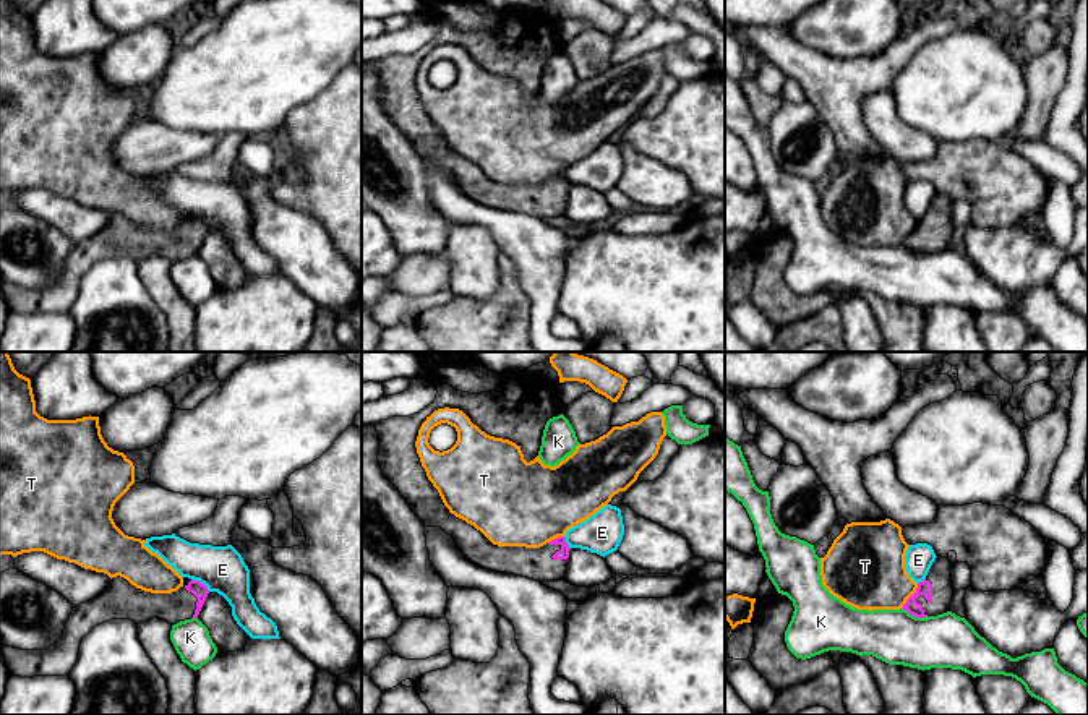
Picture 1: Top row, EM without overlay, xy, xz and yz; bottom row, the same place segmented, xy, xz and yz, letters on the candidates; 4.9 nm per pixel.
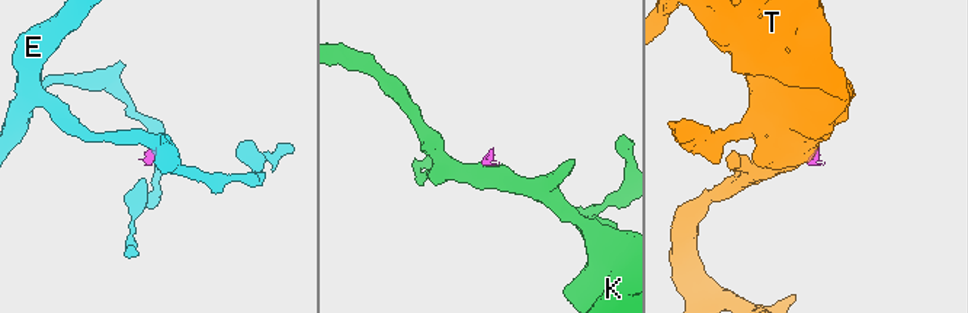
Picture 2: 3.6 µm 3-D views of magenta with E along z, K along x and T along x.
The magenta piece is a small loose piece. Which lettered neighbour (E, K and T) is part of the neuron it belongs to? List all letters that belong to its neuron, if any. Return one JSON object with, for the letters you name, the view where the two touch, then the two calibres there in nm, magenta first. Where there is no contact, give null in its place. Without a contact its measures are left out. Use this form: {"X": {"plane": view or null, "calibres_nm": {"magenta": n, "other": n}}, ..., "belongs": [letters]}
{"belongs": []}

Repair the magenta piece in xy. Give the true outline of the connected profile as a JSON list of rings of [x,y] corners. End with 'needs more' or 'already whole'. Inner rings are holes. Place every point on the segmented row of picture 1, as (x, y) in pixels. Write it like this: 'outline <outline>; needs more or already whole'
outline [[[112,577],[96,598],[73,606],[63,636],[44,650],[19,650],[3,645],[3,658],[10,674],[21,678],[65,676],[73,670],[79,644],[96,626],[110,619],[164,619],[177,624],[198,618],[209,590],[199,580],[183,577],[183,585],[172,593],[151,593],[131,585],[126,579]]]; needs more

